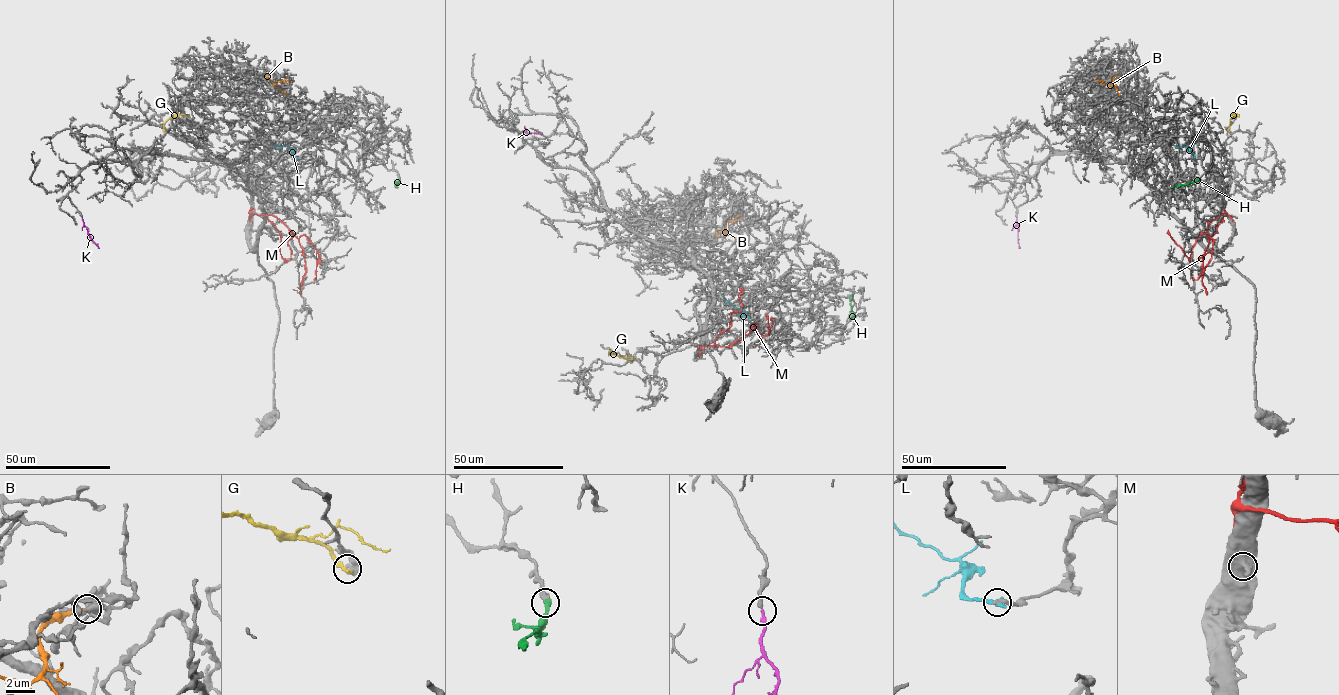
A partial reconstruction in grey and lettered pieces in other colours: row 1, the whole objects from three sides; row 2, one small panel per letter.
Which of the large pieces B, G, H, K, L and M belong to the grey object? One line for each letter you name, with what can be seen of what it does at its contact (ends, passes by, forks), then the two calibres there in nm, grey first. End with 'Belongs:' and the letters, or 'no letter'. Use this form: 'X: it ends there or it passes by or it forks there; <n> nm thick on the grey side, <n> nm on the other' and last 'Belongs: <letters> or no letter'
H: it ends there; 360 nm thick on the grey side, 340 nm on the other
K: it ends there; 320 nm thick on the grey side, 220 nm on the other
Belongs: H, K

